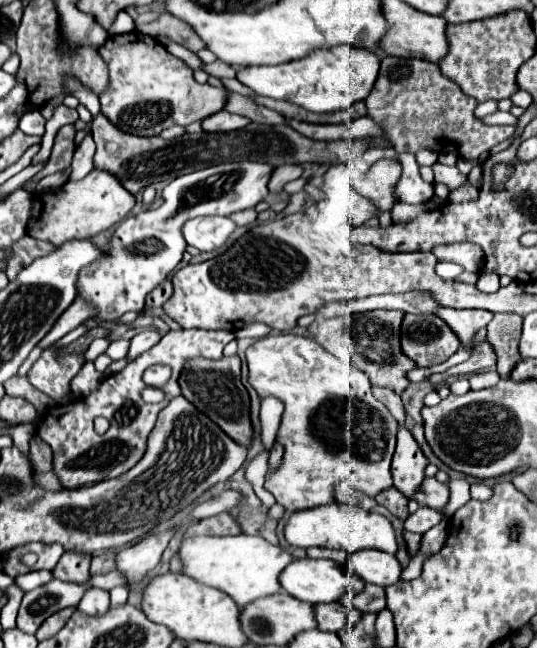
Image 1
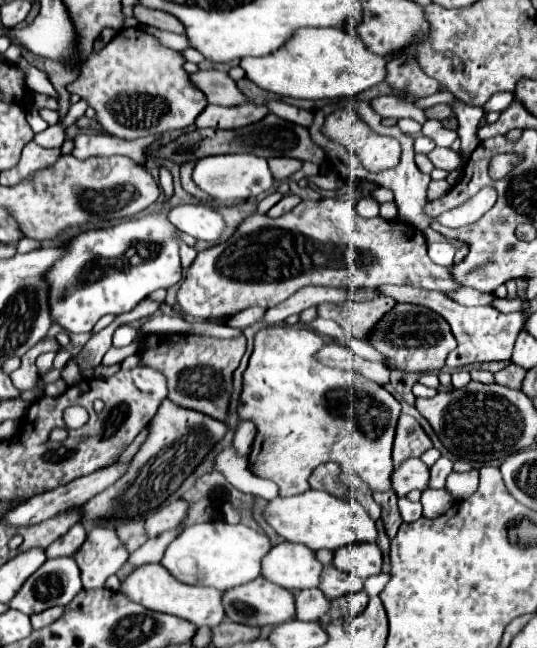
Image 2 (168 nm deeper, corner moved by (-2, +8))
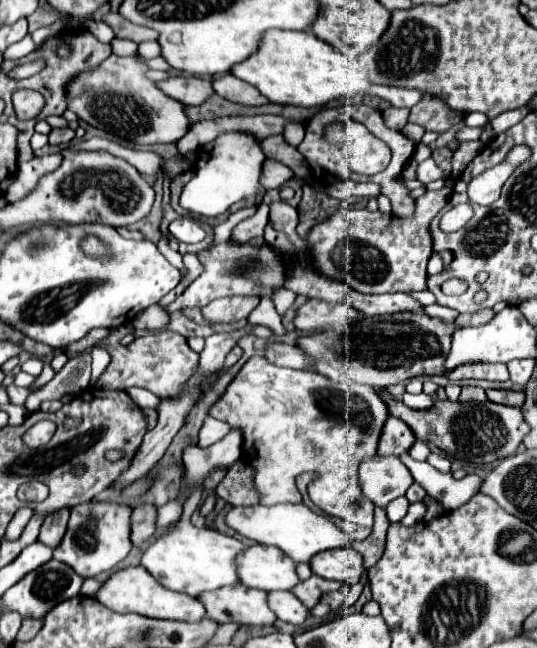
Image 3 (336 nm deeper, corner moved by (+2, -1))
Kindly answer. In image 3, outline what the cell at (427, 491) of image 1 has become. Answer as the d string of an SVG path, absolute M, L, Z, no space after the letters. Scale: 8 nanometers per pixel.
M375 457L359 467L363 493L379 507L387 507L395 497L403 497L415 483L411 471L397 457Z

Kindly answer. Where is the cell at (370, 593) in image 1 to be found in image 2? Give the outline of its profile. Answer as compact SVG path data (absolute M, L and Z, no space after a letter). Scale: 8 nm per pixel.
M329 564L329 566L325 566L325 576L321 578L319 590L325 592L325 596L329 596L329 600L335 600L349 592L361 590L361 578L357 578L349 572L341 572Z

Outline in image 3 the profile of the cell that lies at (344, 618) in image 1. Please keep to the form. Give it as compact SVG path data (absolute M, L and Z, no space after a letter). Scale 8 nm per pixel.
M269 593L269 605L273 605L277 619L291 625L303 625L309 617L309 609L297 597L293 597L293 593Z

